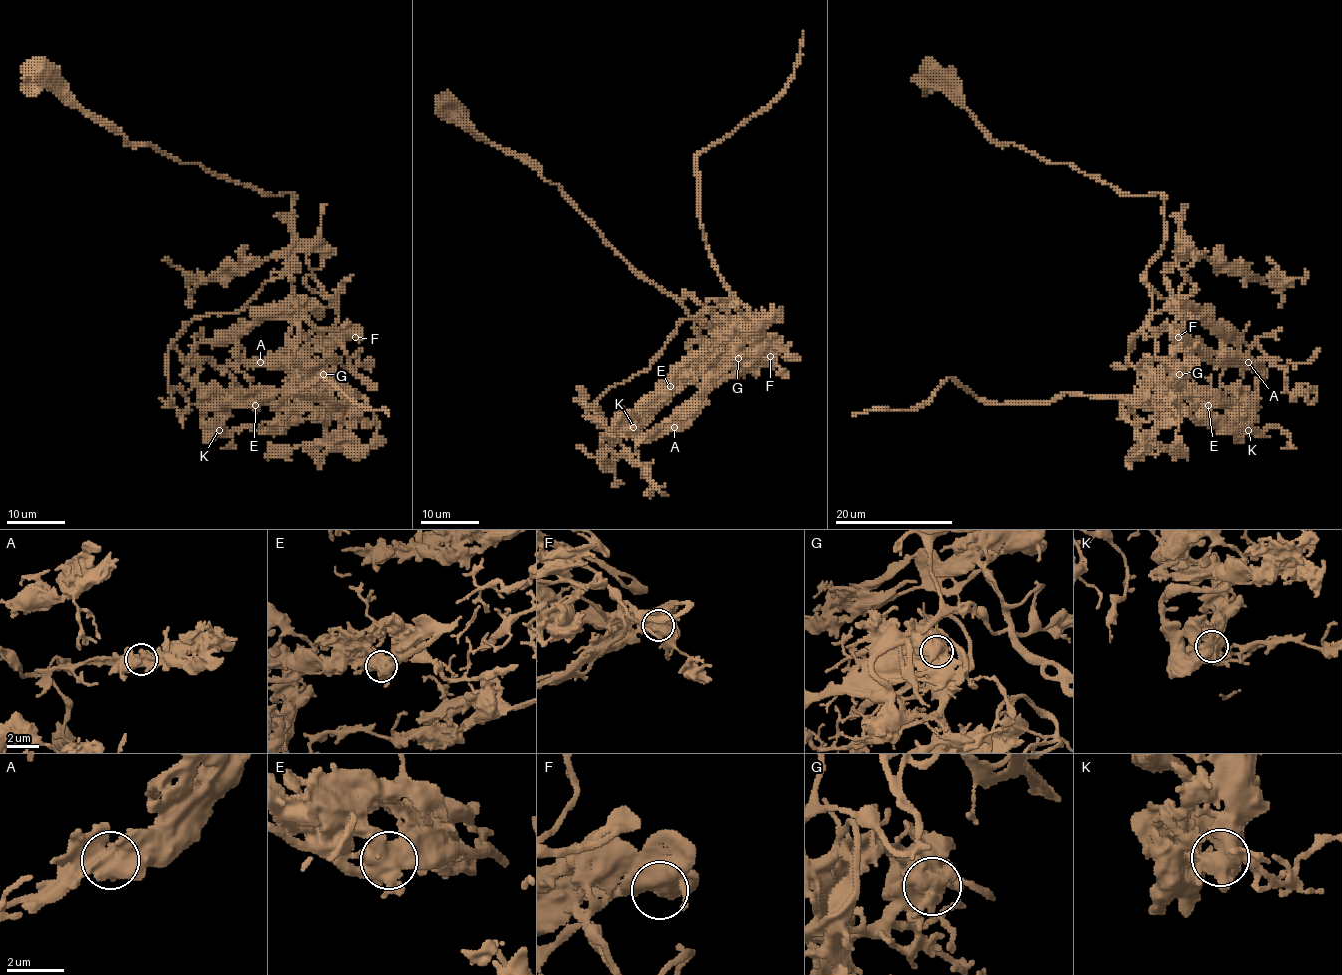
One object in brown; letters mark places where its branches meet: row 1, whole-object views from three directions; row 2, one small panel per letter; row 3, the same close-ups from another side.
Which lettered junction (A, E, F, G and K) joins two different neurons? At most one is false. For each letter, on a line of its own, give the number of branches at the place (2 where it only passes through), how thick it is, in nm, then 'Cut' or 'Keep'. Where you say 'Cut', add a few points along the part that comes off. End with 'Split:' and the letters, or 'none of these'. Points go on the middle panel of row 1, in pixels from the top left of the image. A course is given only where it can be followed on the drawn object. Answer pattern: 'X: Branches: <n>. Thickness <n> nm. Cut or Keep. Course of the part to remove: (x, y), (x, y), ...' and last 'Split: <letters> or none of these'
A: Branches: 4. Thickness 650 nm. Keep
E: Branches: 5. Thickness 650 nm. Cut. Course of the part to remove: (670, 386), (689, 358), (743, 331), (748, 314), (699, 224), (698, 157), (785, 88), (804, 30)
F: Branches: 4. Thickness 600 nm. Keep
G: Branches: 4. Thickness 650 nm. Keep
K: Branches: 5. Thickness 550 nm. Keep
Split: E

